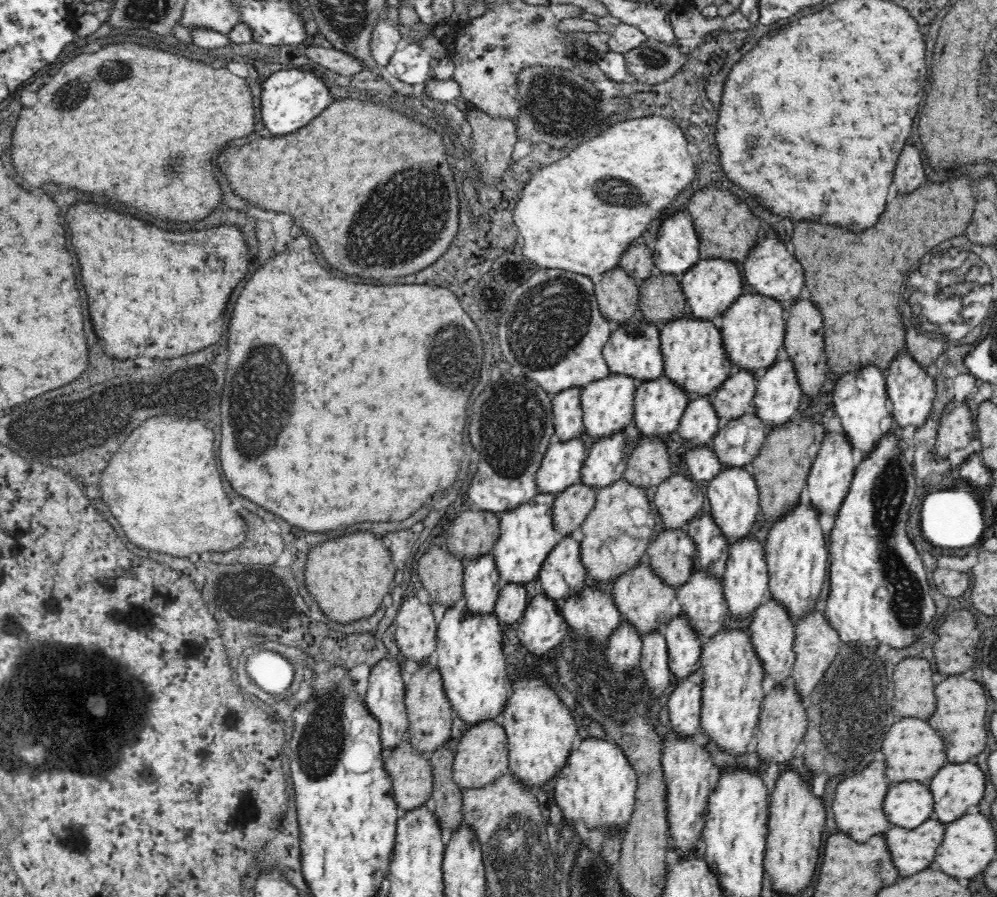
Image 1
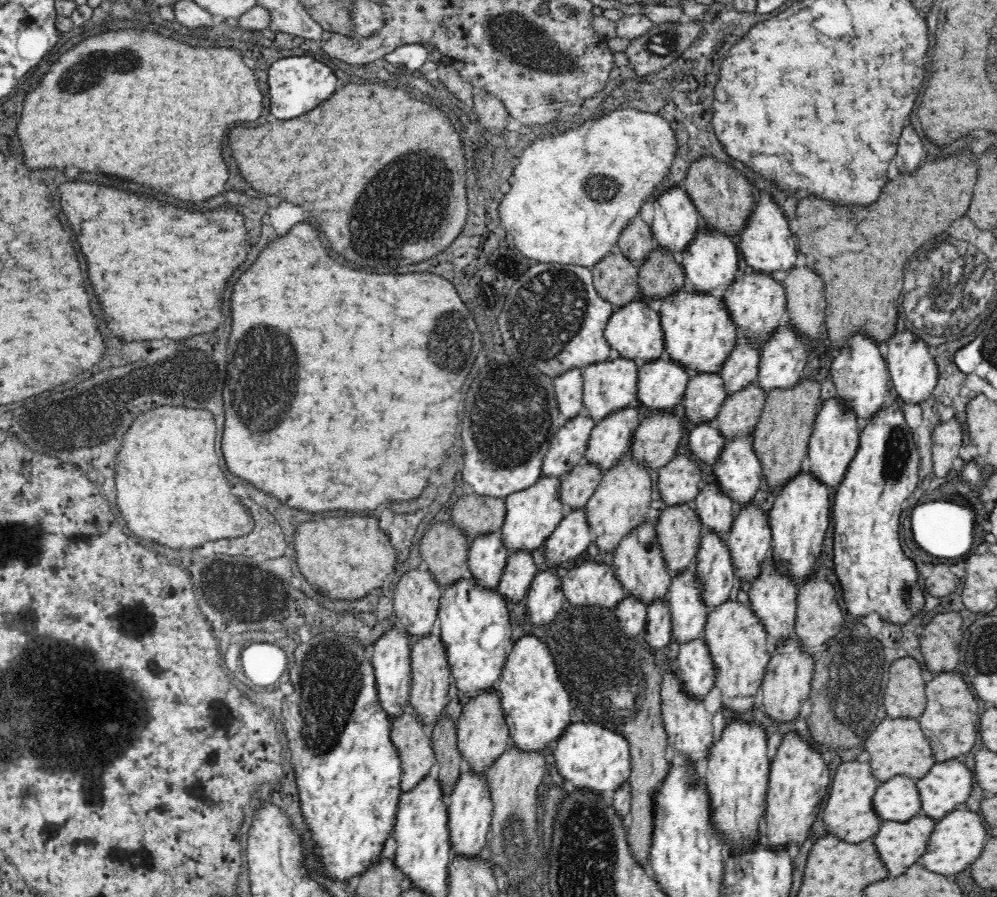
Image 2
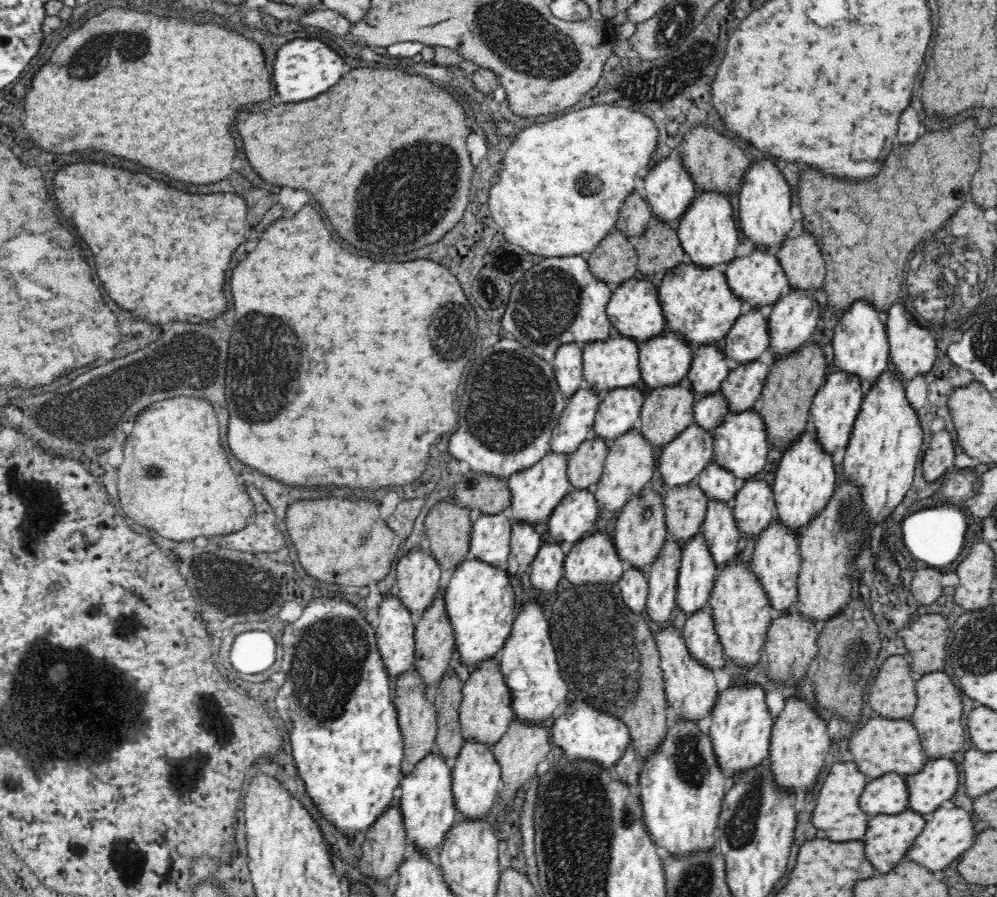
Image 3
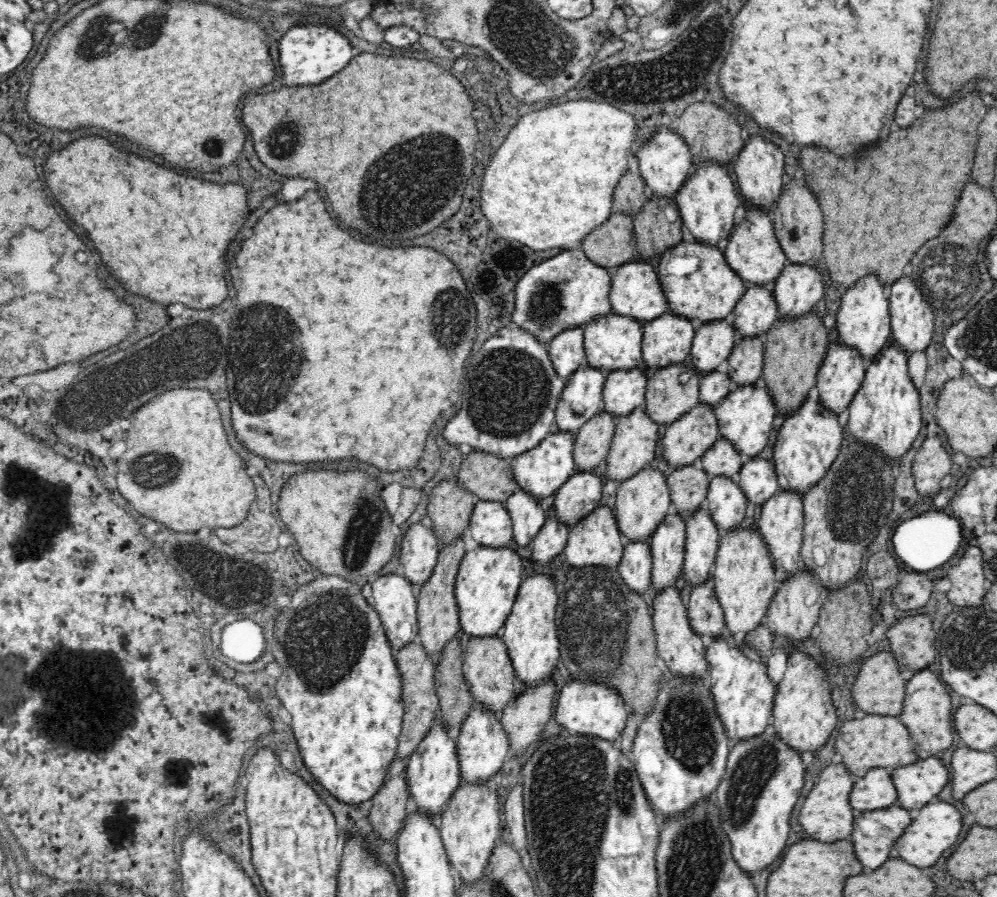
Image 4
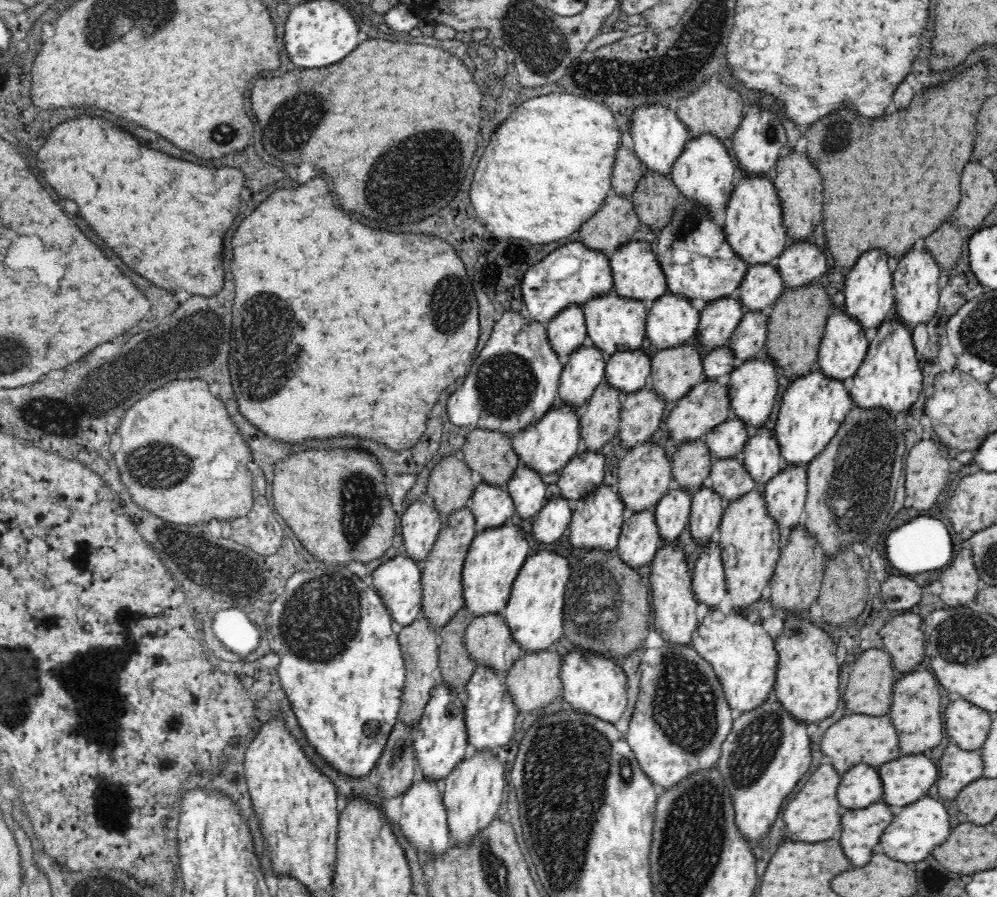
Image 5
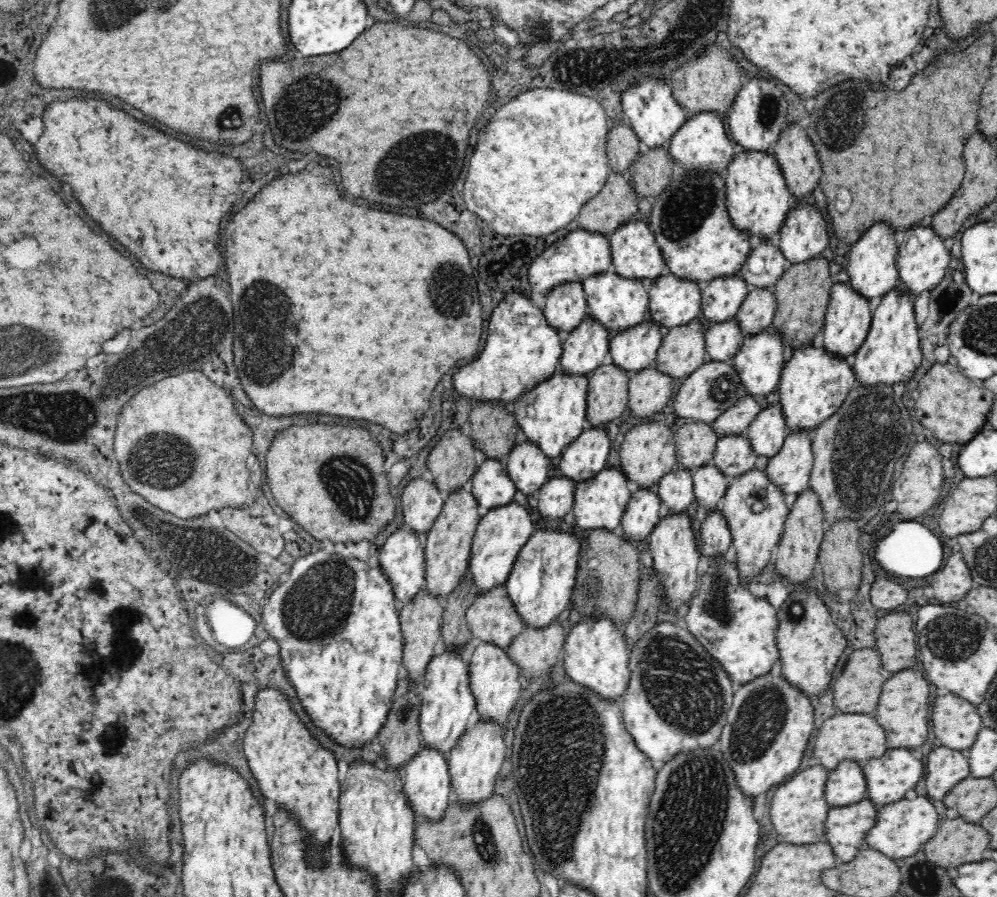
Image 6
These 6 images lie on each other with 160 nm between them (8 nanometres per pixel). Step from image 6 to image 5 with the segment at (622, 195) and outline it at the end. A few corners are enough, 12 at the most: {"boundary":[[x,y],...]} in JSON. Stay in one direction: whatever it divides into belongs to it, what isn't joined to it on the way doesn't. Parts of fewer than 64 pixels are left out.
{"boundary":[[610,191],[580,225],[580,242],[608,258],[632,241],[630,198]]}

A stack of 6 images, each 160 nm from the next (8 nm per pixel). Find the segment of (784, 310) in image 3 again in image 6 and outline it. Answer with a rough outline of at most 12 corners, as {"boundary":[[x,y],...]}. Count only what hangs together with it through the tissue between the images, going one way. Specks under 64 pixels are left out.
{"boundary":[[814,202],[794,204],[778,248],[789,265],[828,248],[826,222]]}

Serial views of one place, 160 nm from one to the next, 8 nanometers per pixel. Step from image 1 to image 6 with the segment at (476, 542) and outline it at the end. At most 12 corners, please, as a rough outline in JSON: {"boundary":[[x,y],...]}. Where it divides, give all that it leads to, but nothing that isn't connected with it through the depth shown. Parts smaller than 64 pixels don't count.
{"boundary":[[478,403],[466,433],[486,459],[505,464],[518,424],[506,405]]}

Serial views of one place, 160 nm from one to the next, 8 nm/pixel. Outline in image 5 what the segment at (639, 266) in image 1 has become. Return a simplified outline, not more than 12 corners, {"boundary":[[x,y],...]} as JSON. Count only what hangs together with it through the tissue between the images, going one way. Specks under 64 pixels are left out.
{"boundary":[[617,150],[611,190],[631,198],[646,170],[636,154]]}

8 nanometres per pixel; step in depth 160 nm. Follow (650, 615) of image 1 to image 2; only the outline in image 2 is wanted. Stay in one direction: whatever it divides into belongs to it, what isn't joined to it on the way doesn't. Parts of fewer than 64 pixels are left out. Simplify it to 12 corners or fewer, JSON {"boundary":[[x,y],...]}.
{"boundary":[[655,516],[612,558],[625,597],[664,603],[669,574]]}

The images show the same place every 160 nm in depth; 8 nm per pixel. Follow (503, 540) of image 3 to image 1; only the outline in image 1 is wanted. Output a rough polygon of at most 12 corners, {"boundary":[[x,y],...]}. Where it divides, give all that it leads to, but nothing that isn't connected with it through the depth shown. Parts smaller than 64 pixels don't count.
{"boundary":[[492,552],[464,565],[468,611],[494,612],[502,587]]}

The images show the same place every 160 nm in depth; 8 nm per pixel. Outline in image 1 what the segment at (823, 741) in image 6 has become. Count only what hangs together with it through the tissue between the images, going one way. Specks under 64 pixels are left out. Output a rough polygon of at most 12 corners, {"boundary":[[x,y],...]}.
{"boundary":[[906,718],[882,742],[892,782],[928,782],[948,762],[940,734]]}

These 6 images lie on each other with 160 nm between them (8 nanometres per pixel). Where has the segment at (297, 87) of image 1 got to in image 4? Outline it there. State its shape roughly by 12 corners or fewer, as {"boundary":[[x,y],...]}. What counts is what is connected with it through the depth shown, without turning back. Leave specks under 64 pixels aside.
{"boundary":[[328,26],[279,40],[286,87],[315,85],[358,52]]}

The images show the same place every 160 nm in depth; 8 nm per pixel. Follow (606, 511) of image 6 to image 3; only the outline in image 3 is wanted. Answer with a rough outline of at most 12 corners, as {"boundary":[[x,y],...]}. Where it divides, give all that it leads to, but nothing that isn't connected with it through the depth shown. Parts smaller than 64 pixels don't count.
{"boundary":[[606,534],[567,547],[574,586],[616,585],[626,565]]}

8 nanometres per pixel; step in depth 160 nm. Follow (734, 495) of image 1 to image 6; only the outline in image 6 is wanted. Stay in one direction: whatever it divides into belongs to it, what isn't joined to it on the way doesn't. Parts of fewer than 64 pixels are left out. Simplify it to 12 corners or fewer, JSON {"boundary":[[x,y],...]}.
{"boundary":[[778,333],[747,336],[731,363],[746,396],[779,387],[788,351]]}

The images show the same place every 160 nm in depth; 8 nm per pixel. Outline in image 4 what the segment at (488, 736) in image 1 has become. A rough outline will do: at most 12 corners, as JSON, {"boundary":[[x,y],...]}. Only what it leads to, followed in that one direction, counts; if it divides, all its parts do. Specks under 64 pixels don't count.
{"boundary":[[500,636],[468,640],[464,683],[475,703],[502,714],[519,697]]}

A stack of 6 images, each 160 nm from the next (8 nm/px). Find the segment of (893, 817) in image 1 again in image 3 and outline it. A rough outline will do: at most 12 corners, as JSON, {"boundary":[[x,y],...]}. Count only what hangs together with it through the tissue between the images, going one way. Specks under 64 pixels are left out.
{"boundary":[[905,776],[872,780],[860,798],[868,814],[906,812]]}

